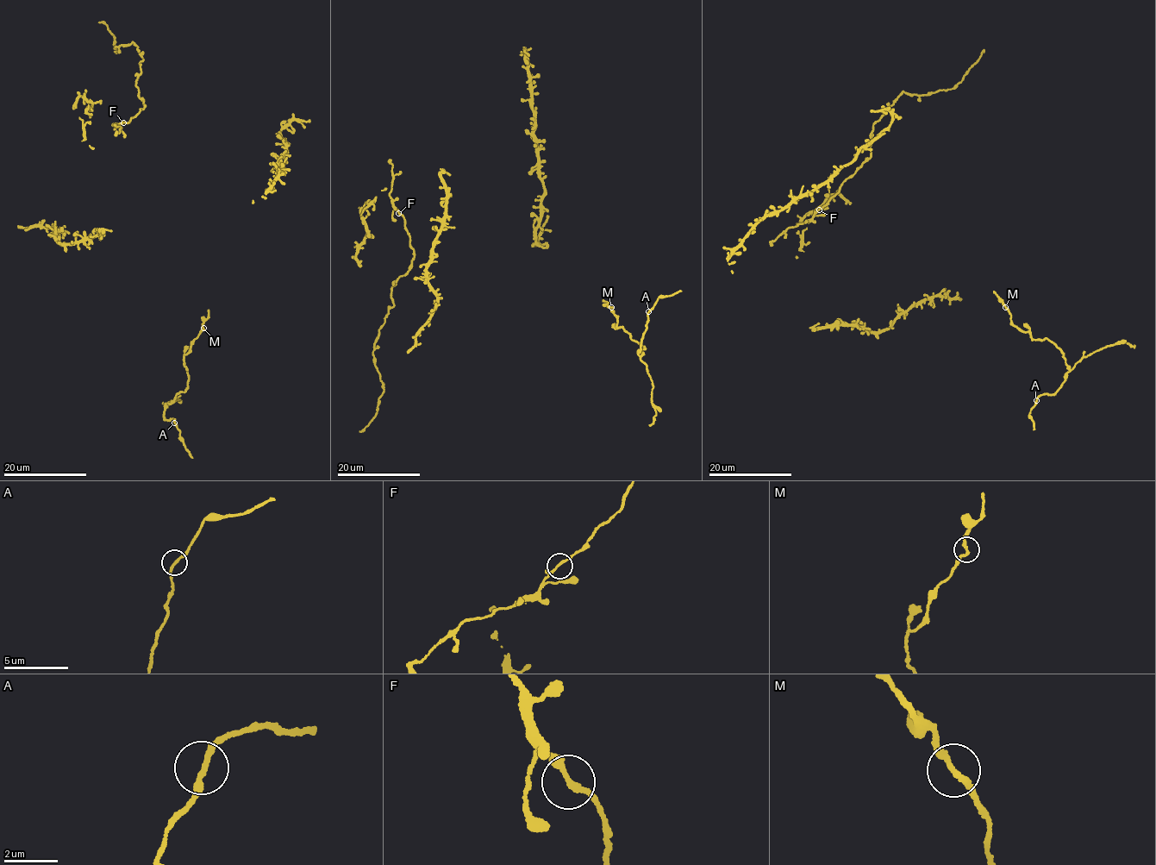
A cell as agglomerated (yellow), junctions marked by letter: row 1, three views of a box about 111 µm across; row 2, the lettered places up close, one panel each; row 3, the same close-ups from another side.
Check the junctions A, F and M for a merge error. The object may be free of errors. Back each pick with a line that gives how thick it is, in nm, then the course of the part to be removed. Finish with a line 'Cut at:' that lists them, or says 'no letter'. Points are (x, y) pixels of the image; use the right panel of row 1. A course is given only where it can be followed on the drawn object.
Cut at: no letter

